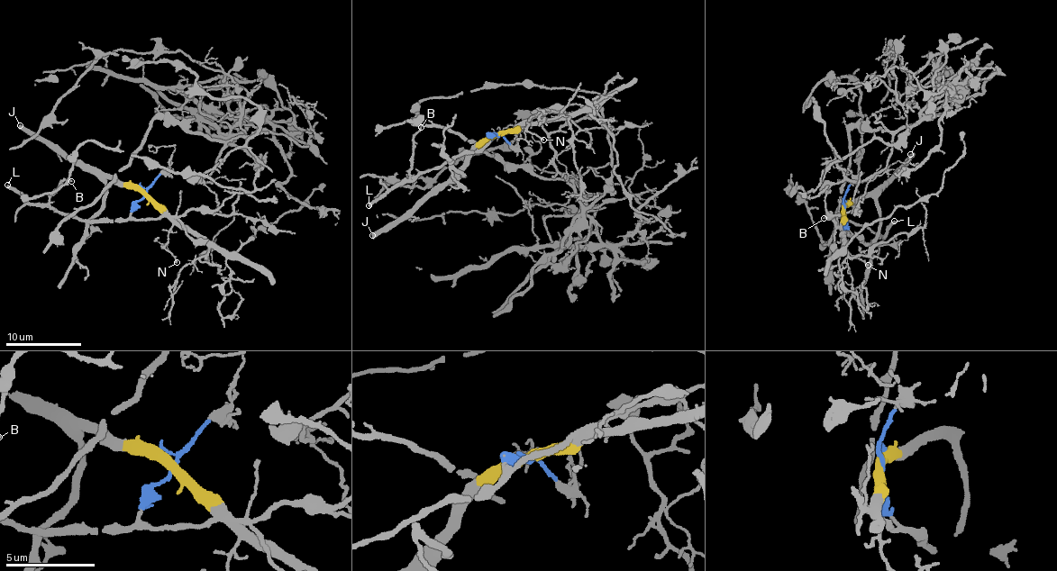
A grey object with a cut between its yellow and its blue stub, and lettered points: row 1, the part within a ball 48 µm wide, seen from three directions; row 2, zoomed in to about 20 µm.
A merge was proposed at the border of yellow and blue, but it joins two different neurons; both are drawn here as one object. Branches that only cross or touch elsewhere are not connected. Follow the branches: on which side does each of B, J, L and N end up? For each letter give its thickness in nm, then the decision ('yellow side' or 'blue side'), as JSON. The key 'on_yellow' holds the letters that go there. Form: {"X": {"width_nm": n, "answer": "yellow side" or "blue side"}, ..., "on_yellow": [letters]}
{"B": {"width_nm": 160, "answer": "blue side"}, "J": {"width_nm": 460, "answer": "yellow side"}, "L": {"width_nm": 320, "answer": "blue side"}, "N": {"width_nm": 180, "answer": "yellow side"}, "on_yellow": ["J", "N"]}

